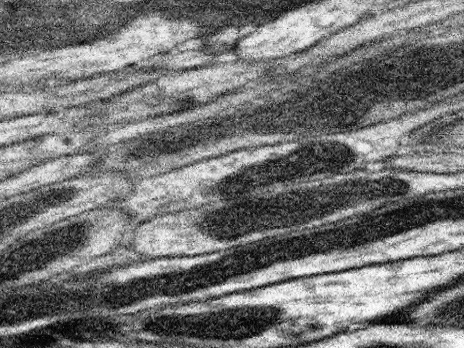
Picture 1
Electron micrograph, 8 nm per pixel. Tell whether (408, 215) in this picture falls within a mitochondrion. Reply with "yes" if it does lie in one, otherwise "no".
yes

